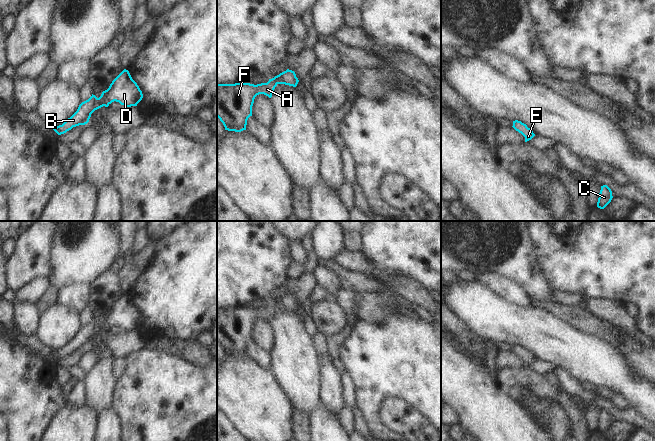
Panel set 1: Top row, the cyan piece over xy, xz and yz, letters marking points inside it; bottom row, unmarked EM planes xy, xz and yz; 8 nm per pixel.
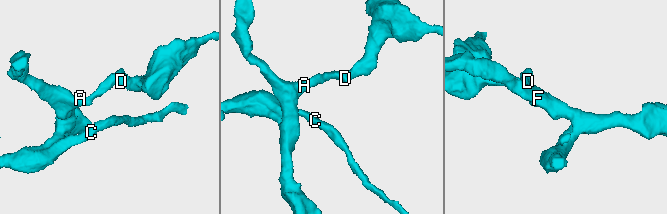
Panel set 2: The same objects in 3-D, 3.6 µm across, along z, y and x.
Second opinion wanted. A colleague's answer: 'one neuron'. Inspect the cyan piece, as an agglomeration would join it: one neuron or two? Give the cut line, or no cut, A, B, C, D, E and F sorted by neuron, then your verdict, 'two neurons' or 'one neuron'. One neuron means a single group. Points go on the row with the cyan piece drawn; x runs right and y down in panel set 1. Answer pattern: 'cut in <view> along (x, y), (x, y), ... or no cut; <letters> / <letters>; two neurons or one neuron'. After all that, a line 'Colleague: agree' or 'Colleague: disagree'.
no cut; A B C D E F; one neuron
Colleague: agree

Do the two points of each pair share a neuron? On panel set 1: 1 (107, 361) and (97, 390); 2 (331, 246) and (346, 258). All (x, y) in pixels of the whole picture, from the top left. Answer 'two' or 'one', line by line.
1: one
2: two

